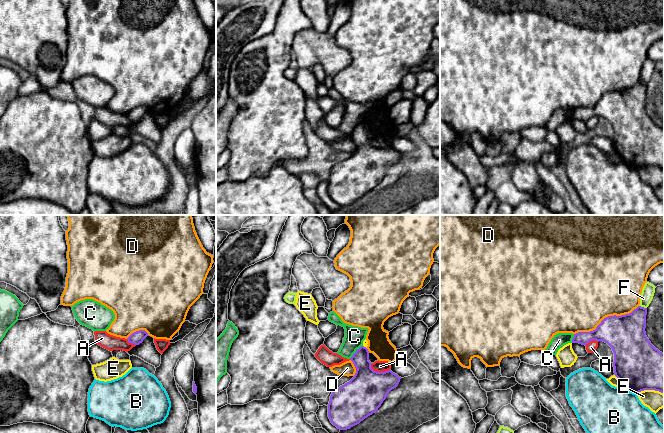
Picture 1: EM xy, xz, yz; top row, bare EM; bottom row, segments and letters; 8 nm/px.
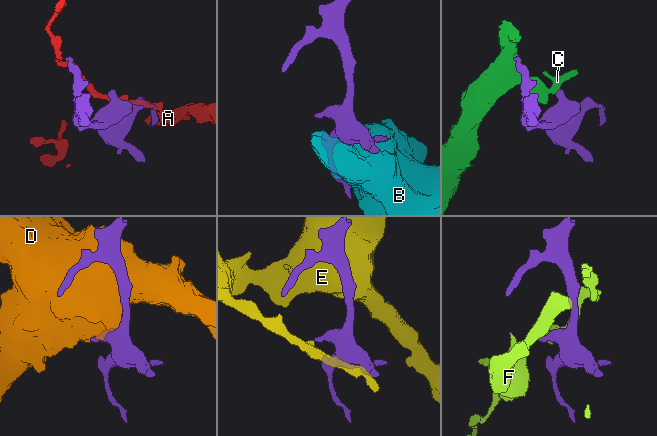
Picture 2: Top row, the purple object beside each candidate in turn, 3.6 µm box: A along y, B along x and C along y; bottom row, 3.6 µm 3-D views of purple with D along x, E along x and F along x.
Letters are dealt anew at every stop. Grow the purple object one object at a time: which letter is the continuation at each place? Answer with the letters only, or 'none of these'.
none of these

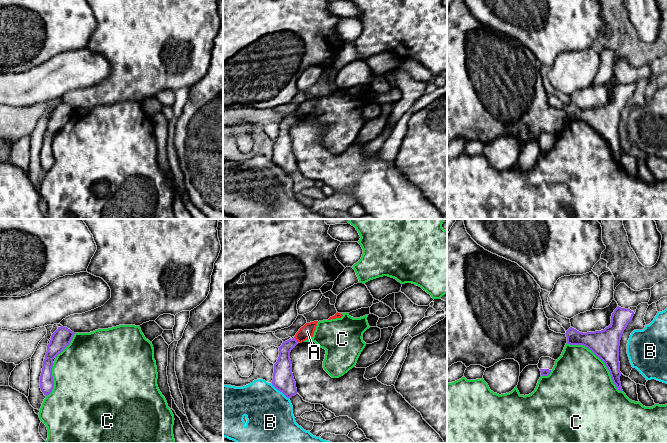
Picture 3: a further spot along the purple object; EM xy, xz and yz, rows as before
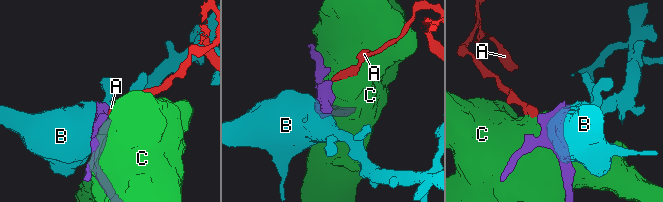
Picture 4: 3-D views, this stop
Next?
none of these

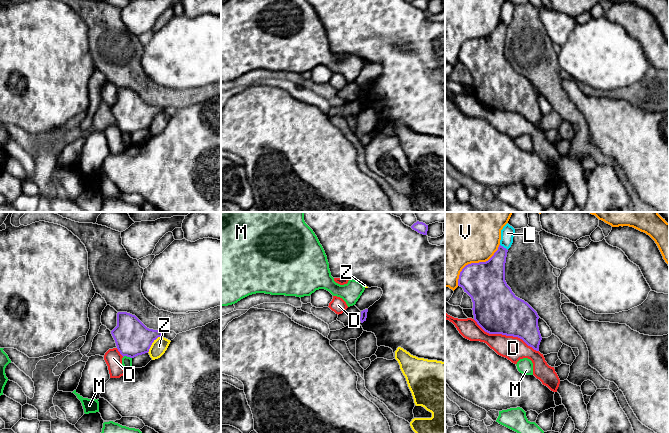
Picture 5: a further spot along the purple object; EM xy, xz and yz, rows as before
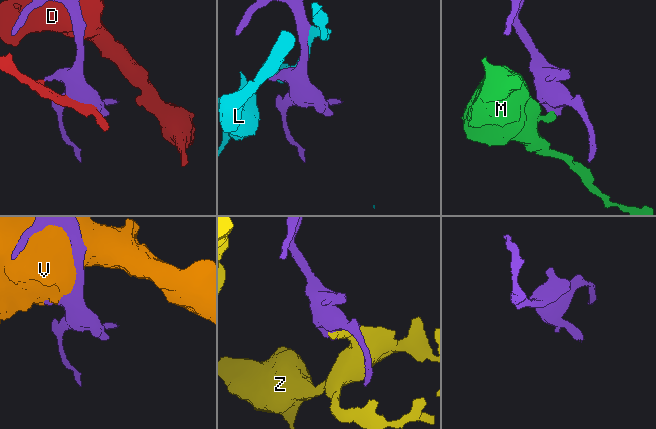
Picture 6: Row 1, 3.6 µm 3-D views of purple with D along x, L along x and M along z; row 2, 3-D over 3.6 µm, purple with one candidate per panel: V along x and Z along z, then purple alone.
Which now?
none of these

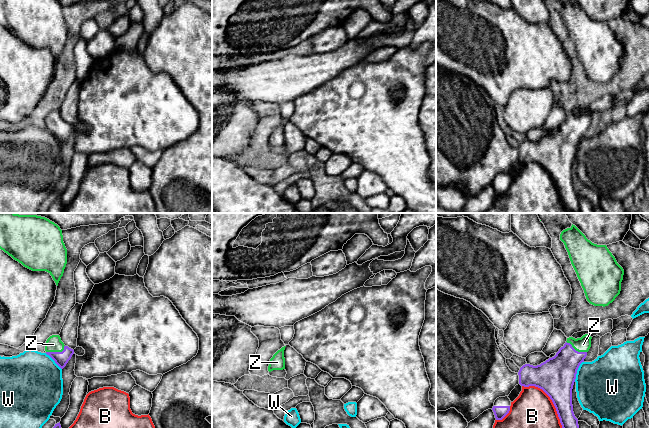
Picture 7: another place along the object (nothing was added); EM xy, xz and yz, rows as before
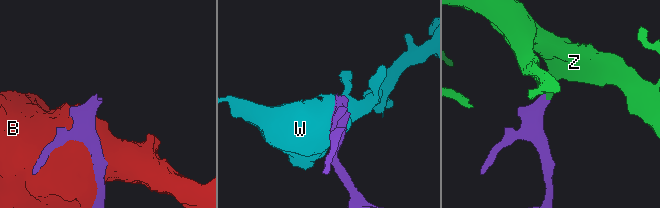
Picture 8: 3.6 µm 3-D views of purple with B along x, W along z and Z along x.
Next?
Z

